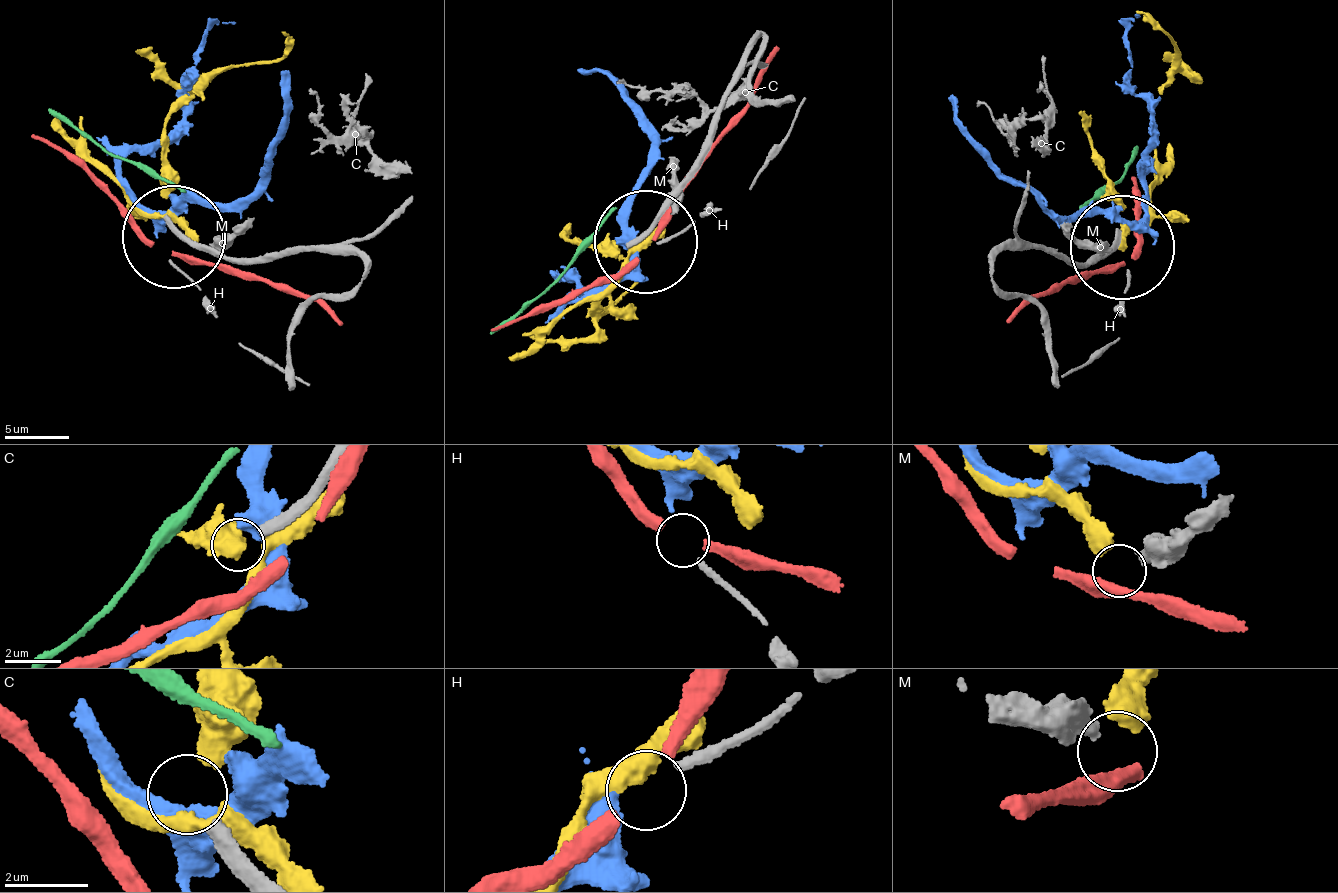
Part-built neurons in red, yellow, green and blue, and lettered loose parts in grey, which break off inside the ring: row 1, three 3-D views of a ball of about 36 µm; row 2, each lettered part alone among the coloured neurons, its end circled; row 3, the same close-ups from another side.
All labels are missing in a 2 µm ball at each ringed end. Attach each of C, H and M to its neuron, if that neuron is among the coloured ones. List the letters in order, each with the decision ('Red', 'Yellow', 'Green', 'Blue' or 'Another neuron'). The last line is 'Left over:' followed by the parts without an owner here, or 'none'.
C: Another neuron
H: Another neuron
M: Yellow
Left over: C, H

